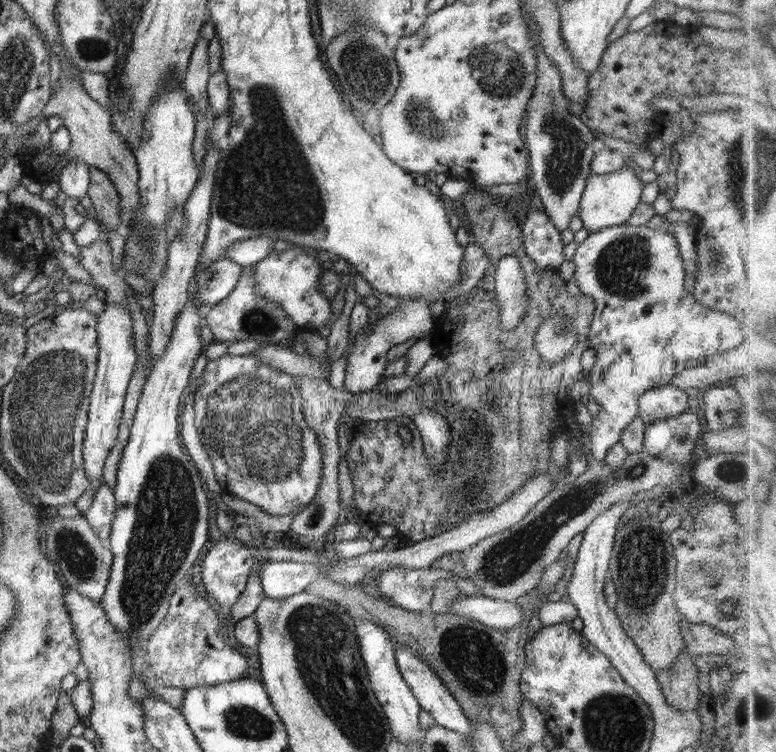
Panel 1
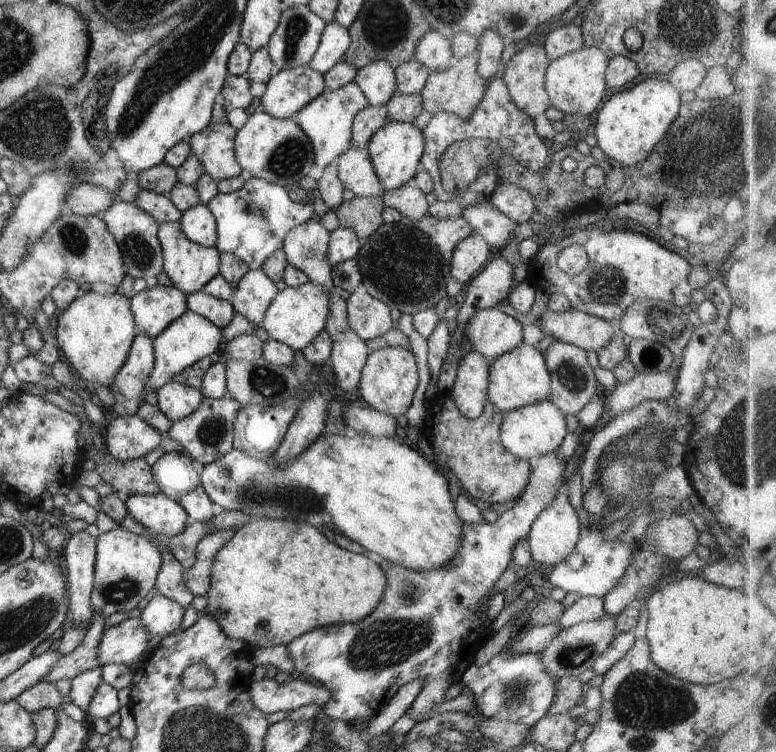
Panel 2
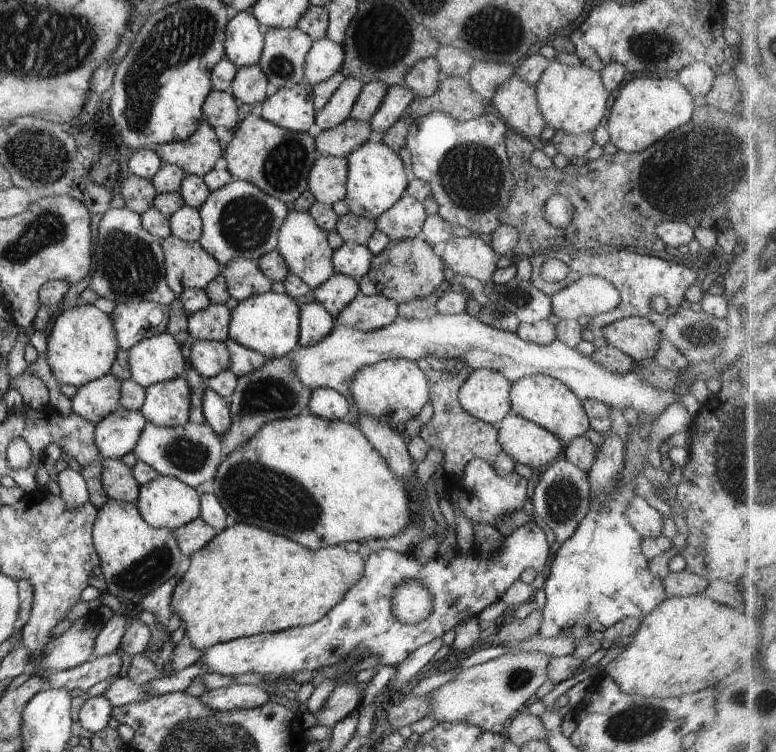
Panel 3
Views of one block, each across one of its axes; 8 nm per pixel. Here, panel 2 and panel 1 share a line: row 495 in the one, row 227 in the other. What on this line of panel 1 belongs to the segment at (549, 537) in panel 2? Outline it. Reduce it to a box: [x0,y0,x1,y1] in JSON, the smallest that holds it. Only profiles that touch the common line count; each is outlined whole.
[521,5,598,232]

